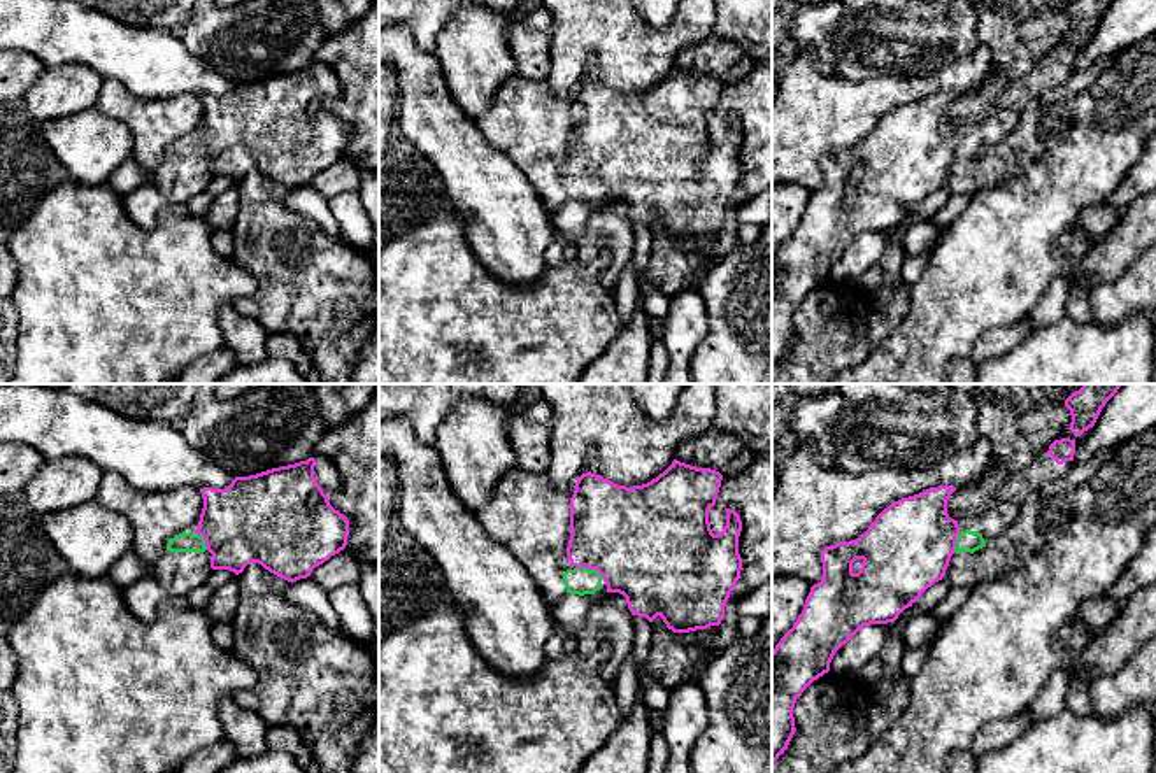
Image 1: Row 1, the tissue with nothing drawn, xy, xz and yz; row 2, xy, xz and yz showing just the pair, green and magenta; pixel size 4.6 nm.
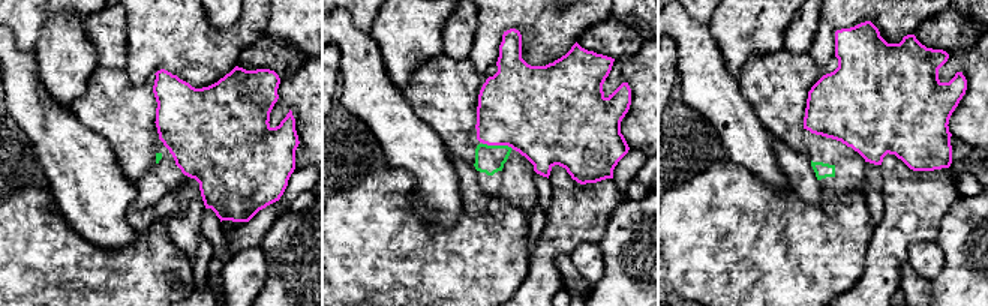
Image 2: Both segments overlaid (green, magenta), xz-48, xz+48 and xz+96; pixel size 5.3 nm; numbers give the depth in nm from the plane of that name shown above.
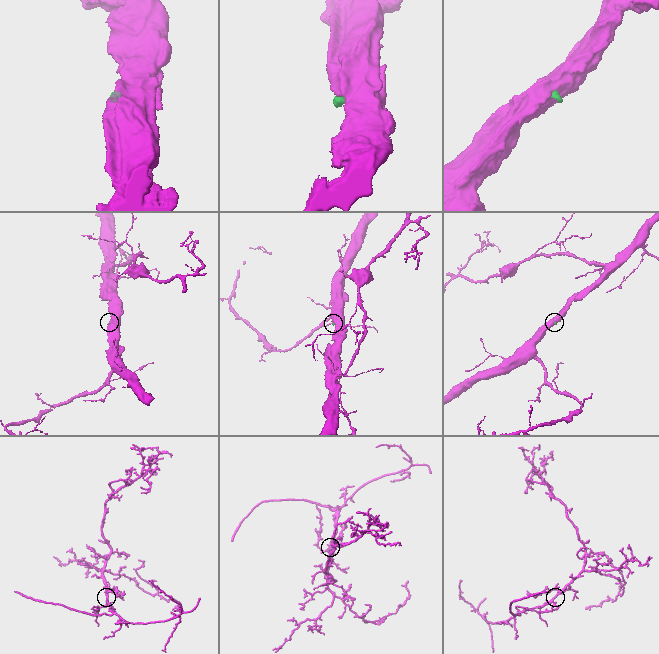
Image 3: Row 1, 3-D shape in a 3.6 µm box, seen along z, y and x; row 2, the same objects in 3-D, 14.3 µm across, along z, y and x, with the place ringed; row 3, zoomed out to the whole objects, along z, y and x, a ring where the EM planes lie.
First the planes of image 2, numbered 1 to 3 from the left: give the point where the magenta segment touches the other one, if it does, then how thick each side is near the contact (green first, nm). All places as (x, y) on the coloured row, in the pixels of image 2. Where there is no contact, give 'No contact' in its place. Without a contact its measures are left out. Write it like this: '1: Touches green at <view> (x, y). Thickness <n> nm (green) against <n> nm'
1: No contact
2: Touches green at xz+48 (498, 146). Thickness 150 nm (green) against 460 nm
3: No contact

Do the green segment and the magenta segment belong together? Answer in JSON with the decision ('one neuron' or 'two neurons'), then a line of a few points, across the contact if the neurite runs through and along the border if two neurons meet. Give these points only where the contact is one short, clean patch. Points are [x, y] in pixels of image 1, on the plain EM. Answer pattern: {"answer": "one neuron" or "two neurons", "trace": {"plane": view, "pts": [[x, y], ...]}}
{"answer": "two neurons", "trace": {"plane": "xz", "pts": [[576, 174], [586, 174], [602, 184]]}}

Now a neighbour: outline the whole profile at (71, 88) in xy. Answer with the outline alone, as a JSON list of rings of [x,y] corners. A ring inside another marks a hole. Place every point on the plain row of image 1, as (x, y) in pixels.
[[[84,65],[46,67],[25,95],[25,105],[40,123],[68,117],[96,105],[103,77]]]

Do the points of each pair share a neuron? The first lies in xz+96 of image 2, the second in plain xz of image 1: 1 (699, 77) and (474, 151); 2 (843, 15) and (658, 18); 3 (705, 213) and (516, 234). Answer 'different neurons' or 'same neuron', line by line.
1: same neuron
2: different neurons
3: different neurons

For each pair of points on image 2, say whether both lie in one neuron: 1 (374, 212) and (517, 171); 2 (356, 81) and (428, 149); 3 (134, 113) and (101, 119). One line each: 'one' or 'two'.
1: two
2: one
3: one

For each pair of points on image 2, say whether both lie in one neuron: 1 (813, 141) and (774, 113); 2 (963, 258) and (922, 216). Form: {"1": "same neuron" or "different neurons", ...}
{"1": "different neurons", "2": "different neurons"}

